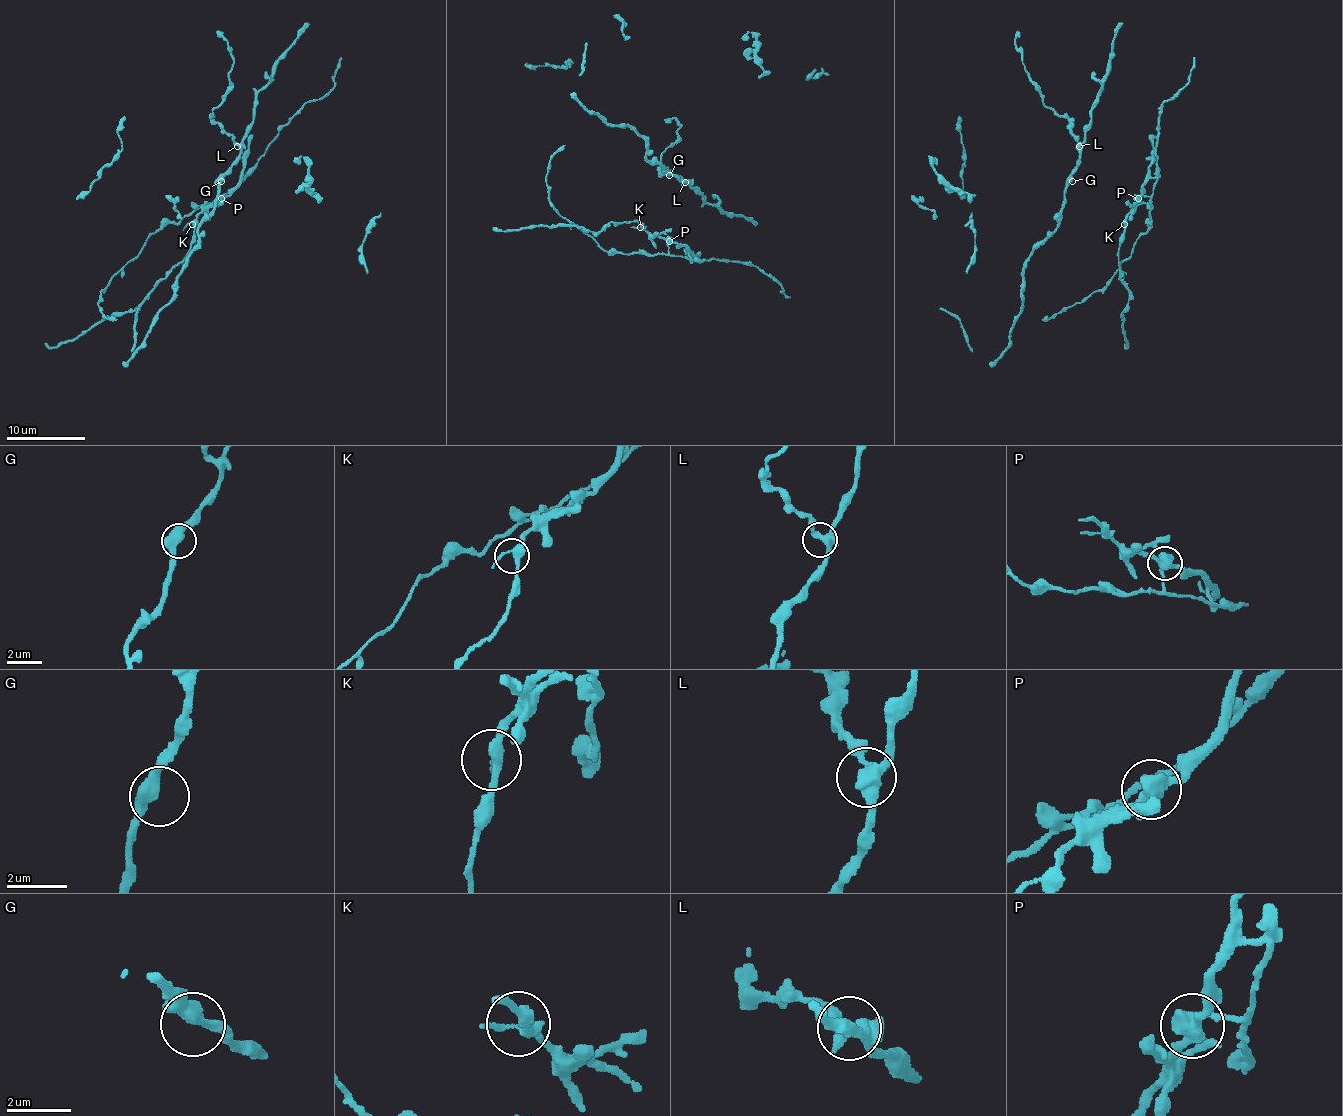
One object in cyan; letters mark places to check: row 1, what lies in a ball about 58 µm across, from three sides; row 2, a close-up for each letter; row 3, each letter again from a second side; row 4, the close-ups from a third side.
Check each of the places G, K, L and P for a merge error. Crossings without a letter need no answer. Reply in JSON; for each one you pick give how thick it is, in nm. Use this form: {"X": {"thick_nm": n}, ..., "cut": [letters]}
{"P": {"thick_nm": 400}, "cut": ["P"]}

